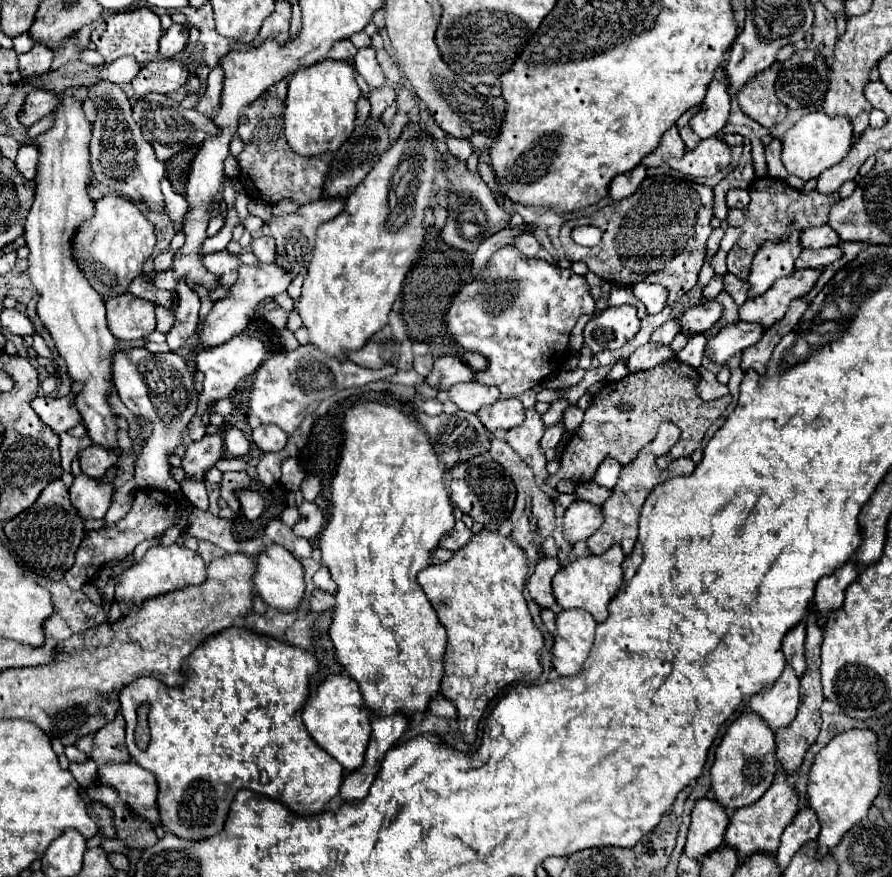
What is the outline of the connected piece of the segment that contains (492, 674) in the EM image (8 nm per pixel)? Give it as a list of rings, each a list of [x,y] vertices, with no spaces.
[[[483,528],[481,532],[475,532],[463,548],[455,550],[447,562],[429,564],[425,570],[417,574],[421,588],[425,590],[429,602],[433,604],[439,616],[439,622],[447,630],[447,648],[443,654],[445,672],[441,680],[441,692],[455,704],[457,722],[467,742],[475,740],[477,724],[487,704],[503,688],[513,684],[531,684],[543,672],[541,666],[541,650],[545,646],[543,634],[533,624],[527,602],[523,600],[527,572],[529,566],[523,548],[511,536],[503,536],[497,530]]]

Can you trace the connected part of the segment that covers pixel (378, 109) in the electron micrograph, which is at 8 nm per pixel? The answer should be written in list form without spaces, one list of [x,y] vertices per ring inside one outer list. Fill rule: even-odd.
[[[385,86],[381,90],[371,90],[369,102],[371,102],[371,118],[379,118],[385,112],[385,108],[395,102],[395,92],[391,86]]]

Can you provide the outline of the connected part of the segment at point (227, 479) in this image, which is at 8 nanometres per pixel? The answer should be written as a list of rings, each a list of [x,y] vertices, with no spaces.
[[[225,472],[223,474],[221,498],[227,500],[227,506],[231,512],[239,512],[239,500],[237,500],[235,492],[247,488],[249,482],[251,482],[251,478],[247,476],[247,472]]]

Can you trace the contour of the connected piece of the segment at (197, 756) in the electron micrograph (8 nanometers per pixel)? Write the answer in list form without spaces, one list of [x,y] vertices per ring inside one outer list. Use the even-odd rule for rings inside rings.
[[[231,626],[215,636],[209,636],[209,640],[199,646],[193,656],[185,662],[187,664],[187,680],[183,686],[177,686],[177,688],[169,688],[165,686],[163,682],[155,680],[155,678],[137,678],[133,680],[133,684],[125,686],[119,694],[119,700],[121,700],[121,714],[127,722],[127,750],[131,754],[131,758],[151,770],[155,776],[157,776],[157,782],[159,782],[159,796],[157,796],[157,806],[159,806],[159,814],[161,814],[161,820],[163,824],[169,828],[169,832],[173,832],[175,836],[179,838],[187,838],[187,840],[201,840],[201,838],[209,838],[209,836],[215,836],[223,830],[223,824],[225,824],[225,816],[227,816],[227,810],[229,810],[229,804],[231,800],[235,798],[235,794],[241,790],[241,788],[249,788],[253,792],[259,792],[259,794],[265,794],[265,796],[271,796],[271,798],[279,798],[281,796],[281,802],[283,804],[289,804],[291,810],[299,812],[299,814],[311,814],[311,812],[321,812],[325,808],[325,804],[339,792],[339,786],[343,782],[343,766],[331,758],[327,752],[323,752],[309,736],[307,728],[303,726],[301,722],[301,712],[303,712],[303,706],[307,704],[307,698],[309,698],[309,680],[313,674],[319,672],[319,662],[317,658],[299,648],[299,646],[291,646],[291,644],[285,644],[281,640],[275,640],[267,634],[257,634],[253,630],[247,630],[247,628],[239,628],[239,626]],[[143,702],[149,702],[149,716],[147,716],[147,722],[149,722],[149,730],[151,730],[151,742],[149,742],[149,748],[147,750],[139,750],[137,744],[135,744],[135,728],[137,728],[137,708],[143,704]],[[261,772],[265,772],[265,780],[261,778]]]

